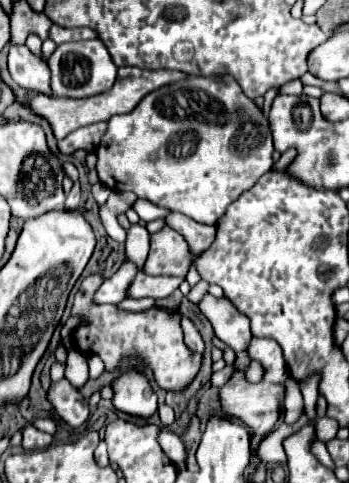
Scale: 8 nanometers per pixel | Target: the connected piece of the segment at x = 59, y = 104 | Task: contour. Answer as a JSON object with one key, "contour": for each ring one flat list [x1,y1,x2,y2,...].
{"contour":[[121,66,119,72,117,72,117,82,109,92,97,94,93,98,81,98,81,100,55,98,55,96,51,96,51,100,49,100,45,94,37,94,35,98,25,100,23,104,31,112,35,112,37,116,45,118,49,122,49,126,53,128,55,138,63,140,67,134,71,134,73,130,77,130,81,126,89,126,89,124,95,124,95,122,107,122,115,114,131,112,141,102,141,98,147,96,149,92,153,92,161,86,185,80,185,78,191,78,191,76,185,74,185,72,179,72,179,70,141,70,141,68,133,68,133,66]]}

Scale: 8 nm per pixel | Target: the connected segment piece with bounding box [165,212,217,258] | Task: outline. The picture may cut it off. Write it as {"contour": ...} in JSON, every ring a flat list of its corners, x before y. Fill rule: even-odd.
{"contour":[[179,212,169,214,165,220,167,220,169,228,179,232,187,240,189,252,191,252,193,258,201,256,213,244,213,240,215,240,215,234,217,234,215,226,207,226,207,224,195,222,189,216,183,216]]}

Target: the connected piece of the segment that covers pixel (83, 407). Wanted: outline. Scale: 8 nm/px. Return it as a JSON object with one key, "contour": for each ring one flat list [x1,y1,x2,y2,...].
{"contour":[[65,378,55,382,49,390,49,400,57,412,57,416,67,422,69,426,77,428,89,418,89,408,83,396,77,392,75,386,71,386]]}

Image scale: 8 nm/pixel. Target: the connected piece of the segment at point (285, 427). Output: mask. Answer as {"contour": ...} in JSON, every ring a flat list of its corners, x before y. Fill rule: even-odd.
{"contour":[[301,414,301,418,295,422,295,424,281,424,277,430,273,430,263,442,261,442,261,450,259,450,259,456,261,460,265,460,267,464,271,466,277,466,277,464,287,464,287,454,283,450,283,440,289,438,291,434,299,432,305,424,309,424,309,418,307,414]]}

